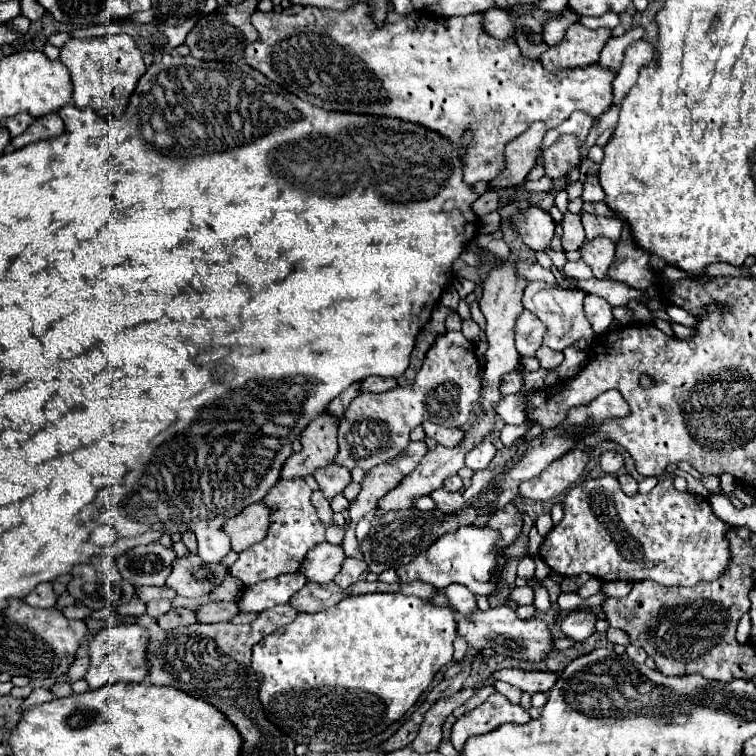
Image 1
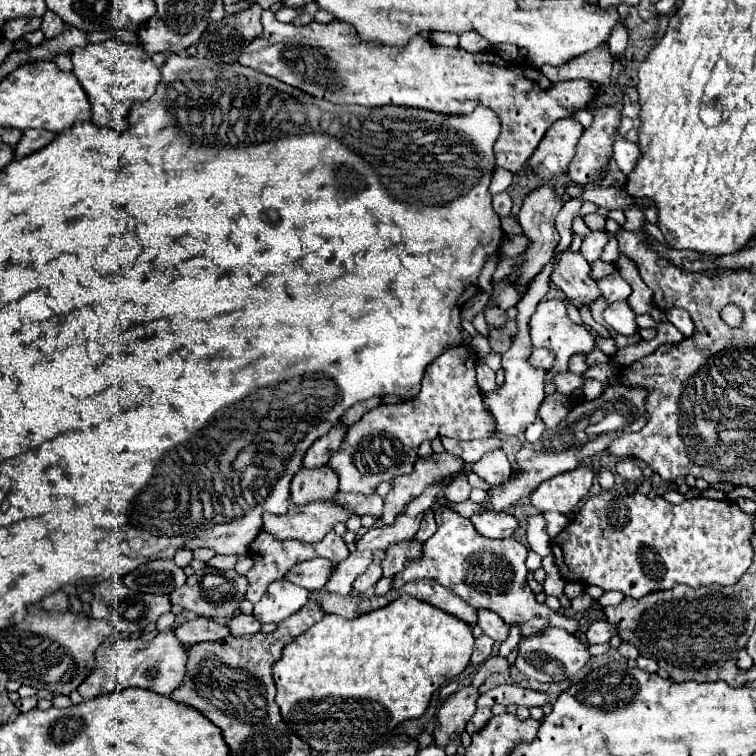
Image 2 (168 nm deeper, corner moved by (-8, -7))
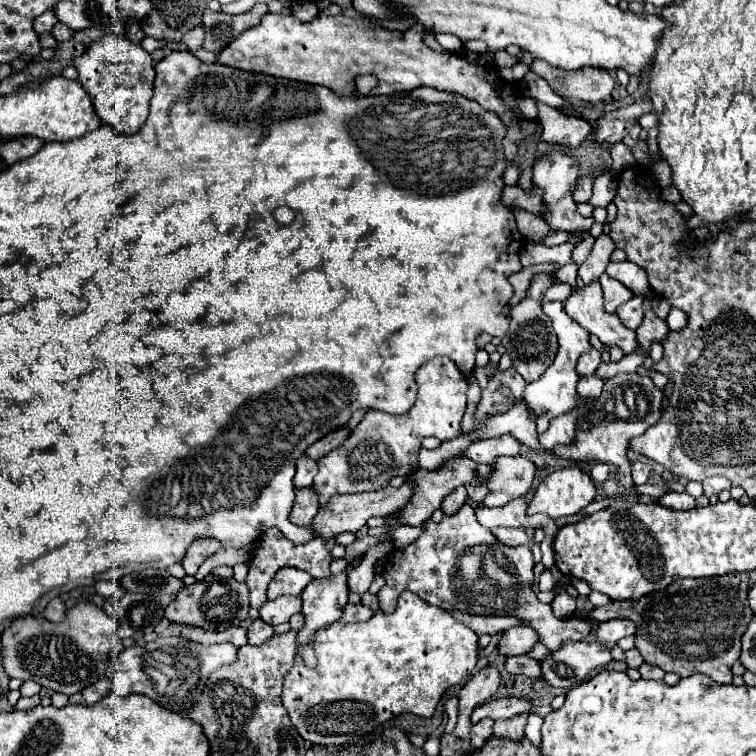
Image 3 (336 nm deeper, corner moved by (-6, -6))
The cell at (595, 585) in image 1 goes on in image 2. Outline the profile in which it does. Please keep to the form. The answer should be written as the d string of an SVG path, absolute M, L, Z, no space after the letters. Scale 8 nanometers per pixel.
M580 593L576 599L572 599L572 611L576 611L576 613L588 611L594 601L596 601L596 599L592 599L588 593Z

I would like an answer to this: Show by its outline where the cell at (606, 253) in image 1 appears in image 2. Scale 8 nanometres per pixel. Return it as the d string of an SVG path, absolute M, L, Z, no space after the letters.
M616 271L612 275L606 275L604 279L598 279L596 283L598 283L602 295L608 299L608 303L626 301L630 295L630 285Z

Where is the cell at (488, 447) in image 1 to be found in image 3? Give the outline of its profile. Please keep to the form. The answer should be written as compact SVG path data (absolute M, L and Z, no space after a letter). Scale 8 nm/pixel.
M500 456L494 464L494 472L492 472L490 482L488 482L490 494L484 498L484 506L504 506L514 498L524 496L532 488L534 474L536 474L536 466L528 458L524 458L524 456Z

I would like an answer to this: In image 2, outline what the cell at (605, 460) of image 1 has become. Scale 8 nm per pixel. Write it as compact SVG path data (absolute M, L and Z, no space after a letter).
M622 459L616 463L616 473L626 479L626 481L640 481L642 479L642 471L640 467L632 461L632 459Z

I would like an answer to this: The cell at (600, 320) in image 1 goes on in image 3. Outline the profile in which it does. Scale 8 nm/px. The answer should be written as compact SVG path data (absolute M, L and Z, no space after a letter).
M636 296L636 298L628 300L624 306L618 308L616 314L624 322L624 326L628 326L630 330L636 330L642 324L642 318L644 318L644 298Z

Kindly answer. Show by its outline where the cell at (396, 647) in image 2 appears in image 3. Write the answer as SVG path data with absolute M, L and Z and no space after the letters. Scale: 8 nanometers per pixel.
M404 590L394 614L376 612L366 622L338 622L318 630L314 636L314 652L318 658L316 668L304 666L300 658L294 660L294 666L284 680L282 702L304 740L320 746L344 746L404 712L430 718L442 694L474 670L478 662L478 636L468 626L454 620L450 612L424 602L410 590Z

